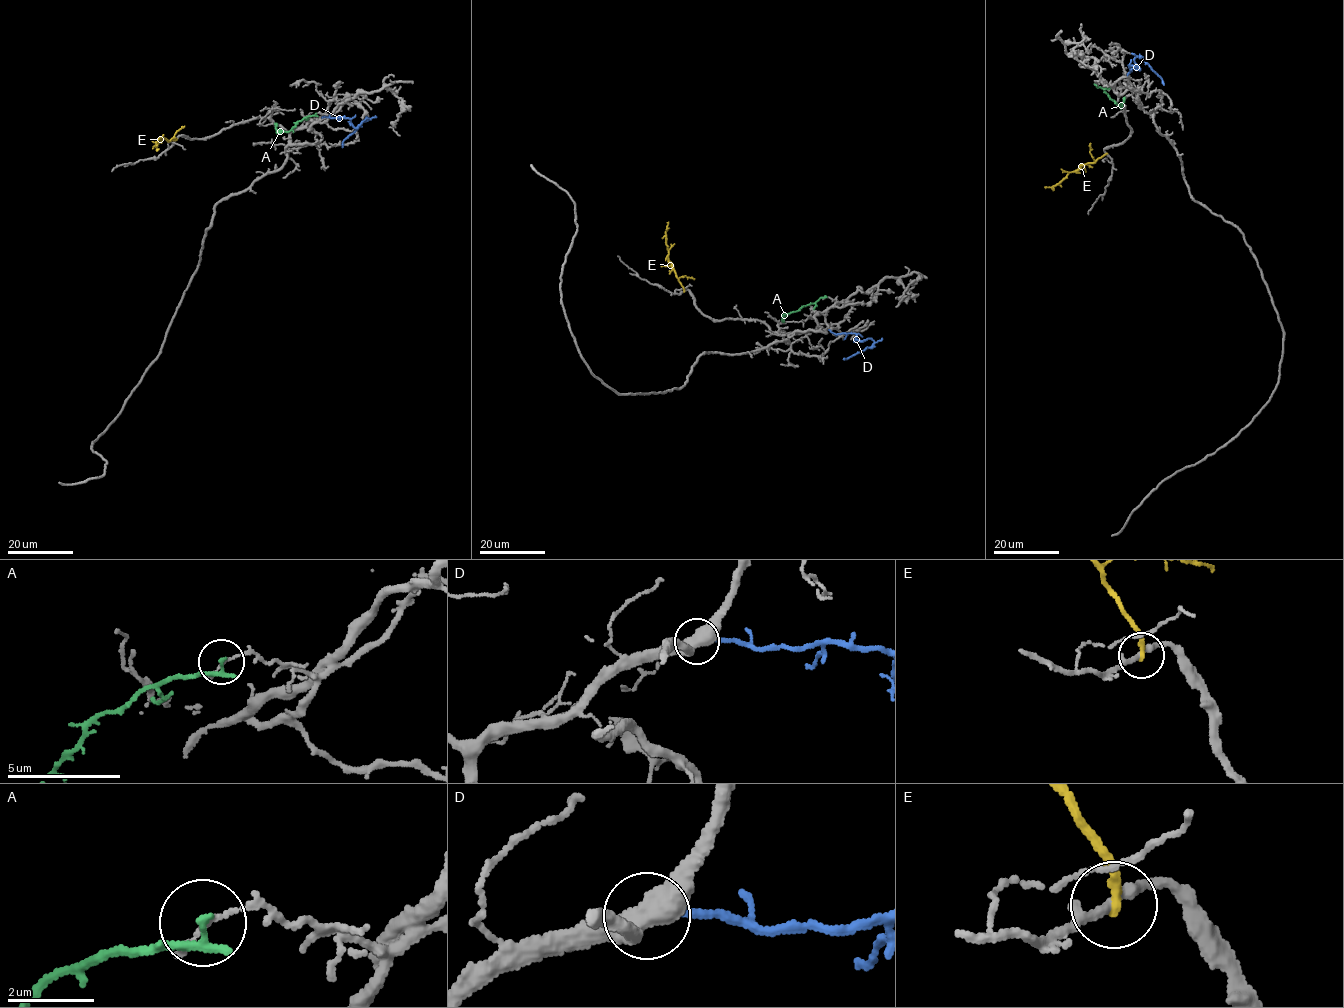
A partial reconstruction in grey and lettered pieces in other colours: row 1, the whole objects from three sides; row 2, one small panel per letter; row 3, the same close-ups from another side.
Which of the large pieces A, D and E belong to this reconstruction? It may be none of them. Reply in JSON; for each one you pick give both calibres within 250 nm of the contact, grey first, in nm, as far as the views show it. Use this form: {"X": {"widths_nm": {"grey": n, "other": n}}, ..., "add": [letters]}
{"D": {"widths_nm": {"grey": 440, "other": 220}}, "add": ["D"]}

